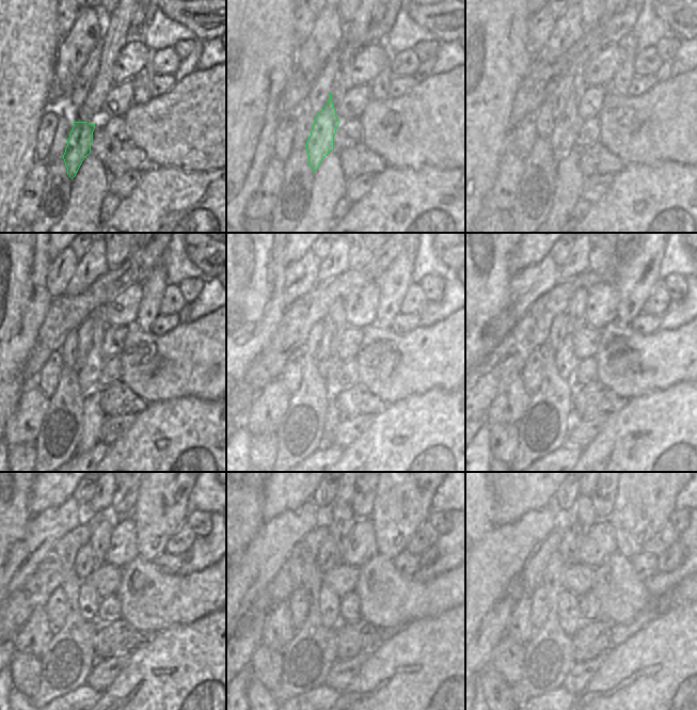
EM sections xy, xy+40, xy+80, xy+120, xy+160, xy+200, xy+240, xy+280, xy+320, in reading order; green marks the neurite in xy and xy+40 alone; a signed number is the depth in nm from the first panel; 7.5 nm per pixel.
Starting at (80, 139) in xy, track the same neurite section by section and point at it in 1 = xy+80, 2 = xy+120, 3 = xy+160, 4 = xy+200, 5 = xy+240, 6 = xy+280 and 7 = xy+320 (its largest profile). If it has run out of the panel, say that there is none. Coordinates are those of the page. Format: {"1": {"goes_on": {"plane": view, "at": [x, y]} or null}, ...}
{"1": {"goes_on": {"plane": "xy+80", "at": [567, 125]}}, "2": {"goes_on": {"plane": "xy+120", "at": [88, 375]}}, "3": {"goes_on": {"plane": "xy+160", "at": [336, 316]}}, "4": {"goes_on": {"plane": "xy+200", "at": [576, 311]}}, "5": {"goes_on": {"plane": "xy+240", "at": [101, 524]}}, "6": {"goes_on": {"plane": "xy+280", "at": [339, 519]}}, "7": {"goes_on": {"plane": "xy+320", "at": [582, 517]}}}

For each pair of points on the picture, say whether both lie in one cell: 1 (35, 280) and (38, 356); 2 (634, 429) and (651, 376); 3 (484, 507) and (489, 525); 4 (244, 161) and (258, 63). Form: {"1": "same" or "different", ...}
{"1": "different", "2": "different", "3": "same", "4": "same"}

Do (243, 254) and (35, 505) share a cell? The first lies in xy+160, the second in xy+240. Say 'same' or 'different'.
different

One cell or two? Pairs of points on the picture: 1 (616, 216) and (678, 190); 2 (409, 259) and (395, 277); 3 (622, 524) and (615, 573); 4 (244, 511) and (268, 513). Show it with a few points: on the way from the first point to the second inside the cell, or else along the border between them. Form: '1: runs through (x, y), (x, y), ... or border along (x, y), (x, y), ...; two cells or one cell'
1: runs through (631, 216), (651, 216), (663, 205); one cell
2: runs through (405, 264), (399, 272); one cell
3: border along (616, 550), (630, 559); two cells
4: border along (263, 488), (262, 517), (264, 522); two cells

